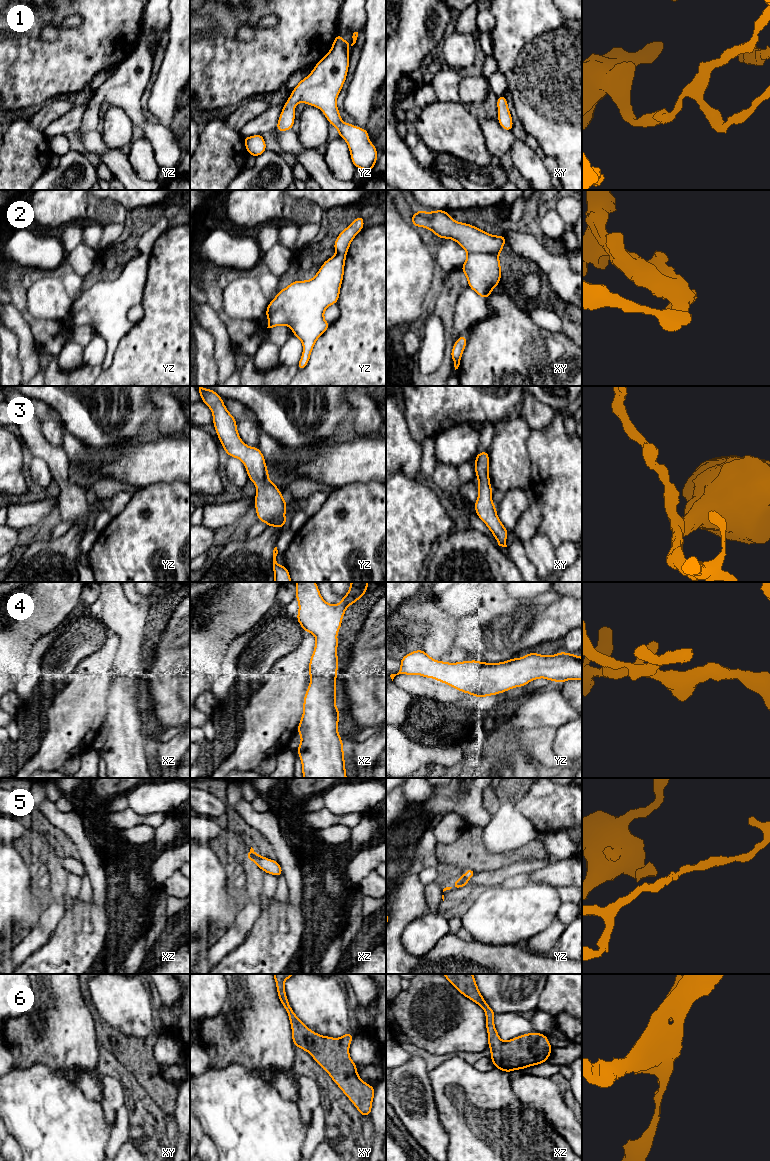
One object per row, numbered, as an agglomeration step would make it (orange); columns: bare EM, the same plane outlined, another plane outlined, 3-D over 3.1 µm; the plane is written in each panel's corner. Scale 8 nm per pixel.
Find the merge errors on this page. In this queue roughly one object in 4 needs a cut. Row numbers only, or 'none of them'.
2

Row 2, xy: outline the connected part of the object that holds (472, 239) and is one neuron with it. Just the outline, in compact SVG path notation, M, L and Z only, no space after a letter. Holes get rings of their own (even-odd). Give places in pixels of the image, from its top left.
M418 210L410 222L415 227L431 230L439 239L452 239L467 253L499 255L506 243L505 235L495 236L468 223L461 223L448 215L448 211Z

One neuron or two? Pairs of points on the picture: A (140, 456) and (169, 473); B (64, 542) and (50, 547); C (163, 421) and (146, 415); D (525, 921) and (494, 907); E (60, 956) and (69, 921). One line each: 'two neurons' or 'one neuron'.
A: one neuron
B: one neuron
C: two neurons
D: one neuron
E: one neuron

